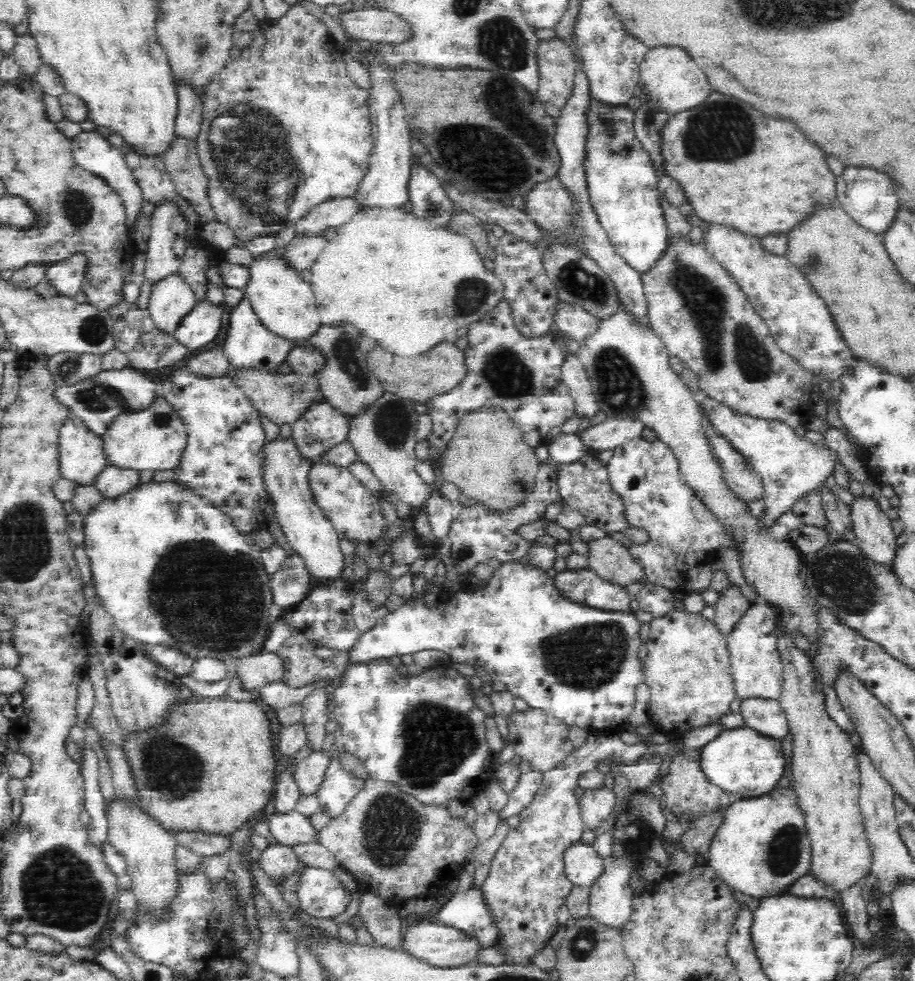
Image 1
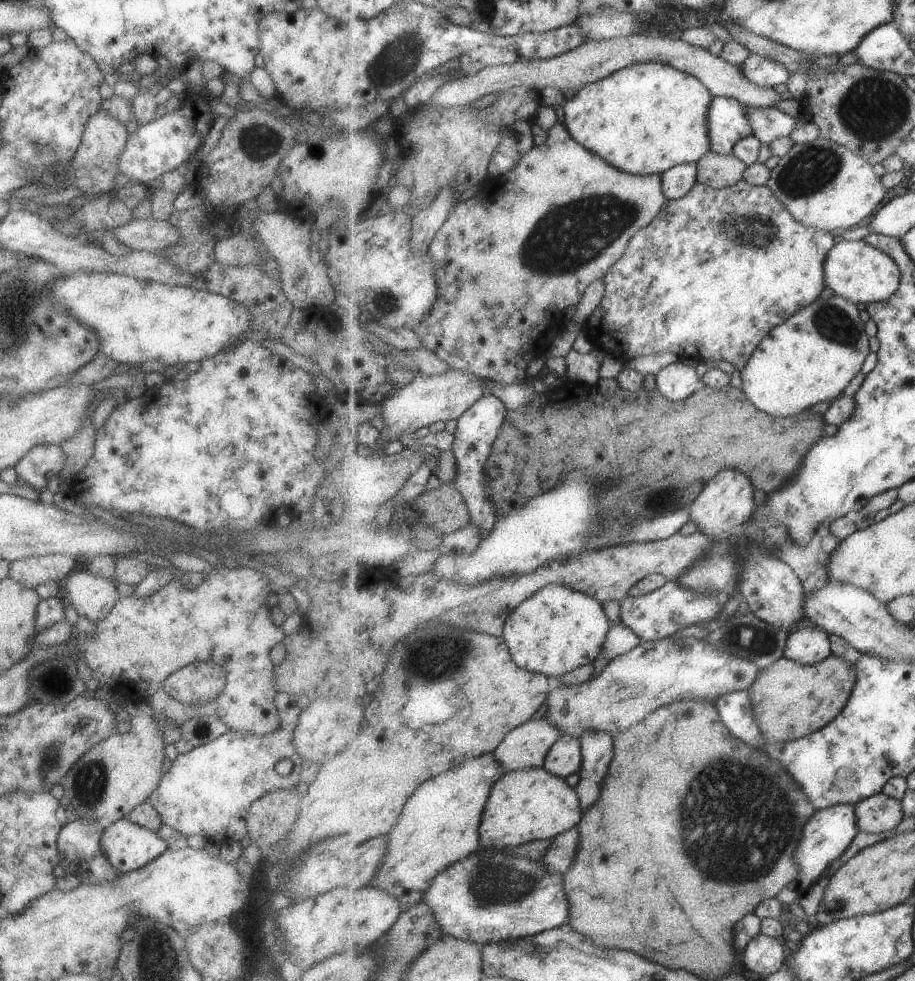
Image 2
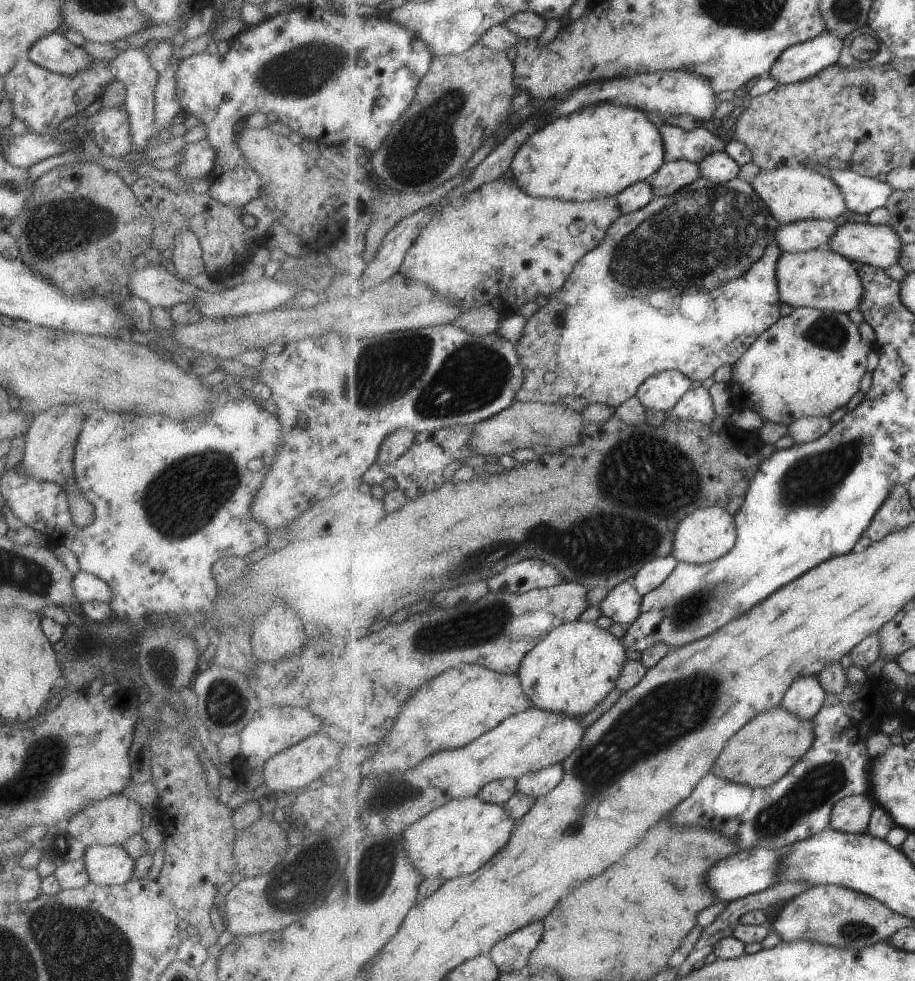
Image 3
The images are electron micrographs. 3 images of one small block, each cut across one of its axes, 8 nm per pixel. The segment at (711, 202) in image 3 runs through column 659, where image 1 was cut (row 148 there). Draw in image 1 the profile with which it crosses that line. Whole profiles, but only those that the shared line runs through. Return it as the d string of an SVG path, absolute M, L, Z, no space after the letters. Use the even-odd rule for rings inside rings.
M298 2L292 5L287 14L279 20L265 19L258 23L257 28L253 30L251 44L243 51L239 51L241 55L232 58L228 65L212 77L211 83L205 88L202 128L200 128L200 135L195 140L201 166L208 178L208 198L215 212L215 220L234 230L239 243L249 241L253 237L272 236L280 232L280 229L292 226L312 208L327 200L353 197L368 170L373 147L372 117L370 117L370 109L367 104L369 90L359 88L348 77L346 63L343 60L344 50L330 36L326 25L312 14L307 14Z

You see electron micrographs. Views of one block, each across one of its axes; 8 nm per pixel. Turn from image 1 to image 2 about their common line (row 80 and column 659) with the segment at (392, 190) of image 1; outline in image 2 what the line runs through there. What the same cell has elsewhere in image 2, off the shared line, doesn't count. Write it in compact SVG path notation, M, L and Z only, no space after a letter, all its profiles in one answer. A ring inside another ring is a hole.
M678 360L655 375L657 389L669 400L682 401L694 395L704 384L695 370L695 362Z

